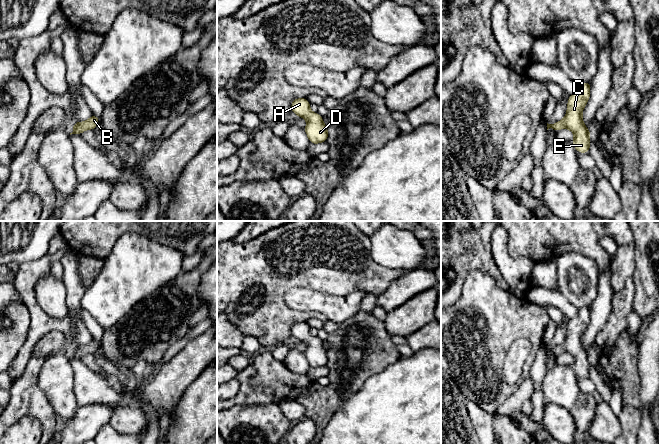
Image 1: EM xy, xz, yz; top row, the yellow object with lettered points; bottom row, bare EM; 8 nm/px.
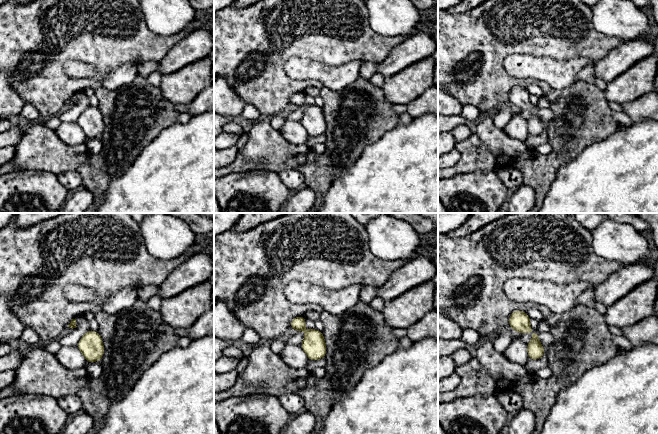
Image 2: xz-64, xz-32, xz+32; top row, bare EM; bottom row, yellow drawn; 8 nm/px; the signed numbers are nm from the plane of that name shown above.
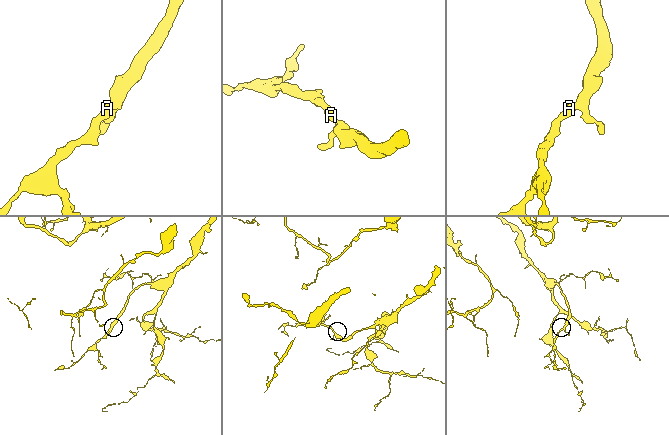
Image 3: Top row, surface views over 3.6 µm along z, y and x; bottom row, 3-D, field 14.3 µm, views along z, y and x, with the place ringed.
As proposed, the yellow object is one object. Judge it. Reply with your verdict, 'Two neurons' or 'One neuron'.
One neuron

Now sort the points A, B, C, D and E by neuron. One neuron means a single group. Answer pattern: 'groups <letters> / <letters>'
groups A B C D E

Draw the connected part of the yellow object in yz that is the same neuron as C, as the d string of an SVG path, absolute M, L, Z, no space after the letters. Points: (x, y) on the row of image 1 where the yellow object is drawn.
M591 81L578 85L577 91L568 98L567 113L564 119L553 124L547 123L547 130L549 128L553 128L555 132L562 128L571 130L575 135L572 144L579 153L589 153L590 149L590 132L582 119L582 110L590 97L590 86Z

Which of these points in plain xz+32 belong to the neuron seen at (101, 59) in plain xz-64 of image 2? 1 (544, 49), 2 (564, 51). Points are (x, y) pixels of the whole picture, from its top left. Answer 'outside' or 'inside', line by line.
1: inside
2: inside

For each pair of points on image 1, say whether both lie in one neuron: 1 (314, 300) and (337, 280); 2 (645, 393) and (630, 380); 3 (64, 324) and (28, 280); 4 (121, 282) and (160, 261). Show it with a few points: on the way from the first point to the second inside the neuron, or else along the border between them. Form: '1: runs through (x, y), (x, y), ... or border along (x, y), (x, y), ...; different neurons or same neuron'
1: border along (301, 287), (324, 291), (334, 295), (347, 294); different neurons
2: border along (637, 366), (642, 404), (640, 409); different neurons
3: runs through (49, 324), (33, 308), (28, 295); same neuron
4: runs through (131, 272), (138, 265), (150, 265); same neuron

